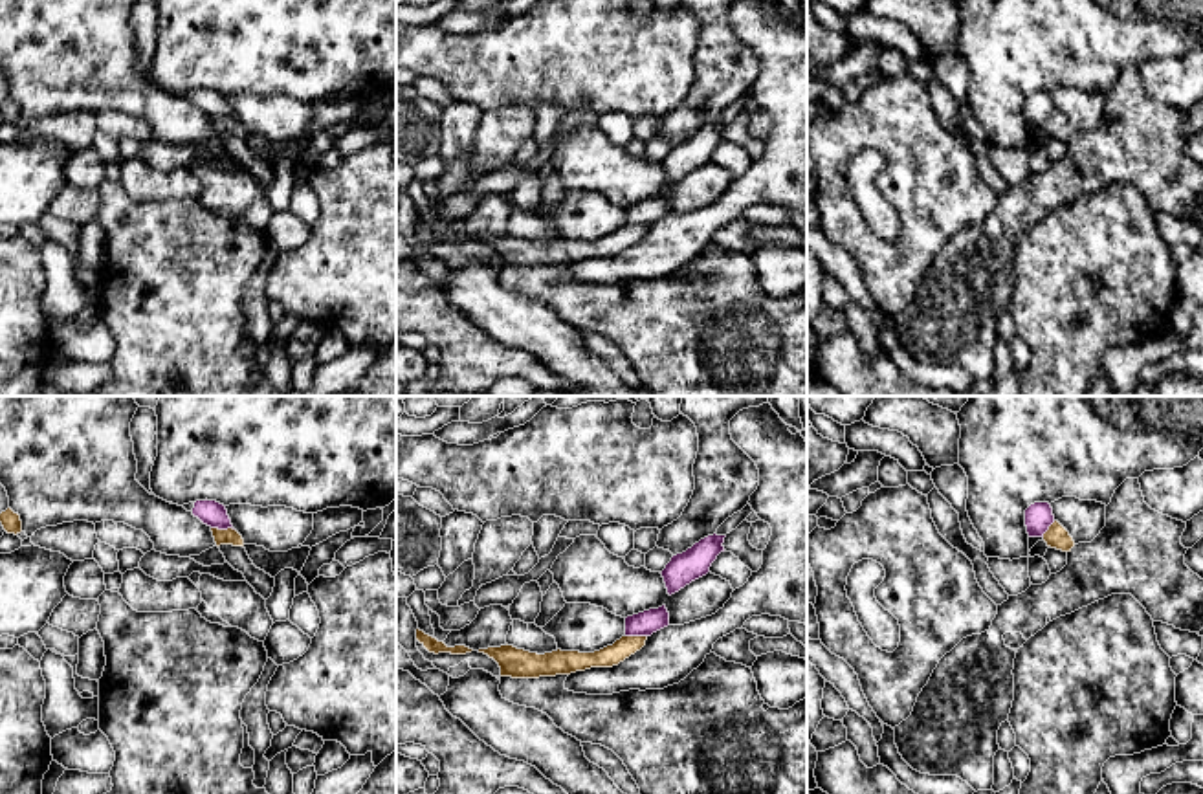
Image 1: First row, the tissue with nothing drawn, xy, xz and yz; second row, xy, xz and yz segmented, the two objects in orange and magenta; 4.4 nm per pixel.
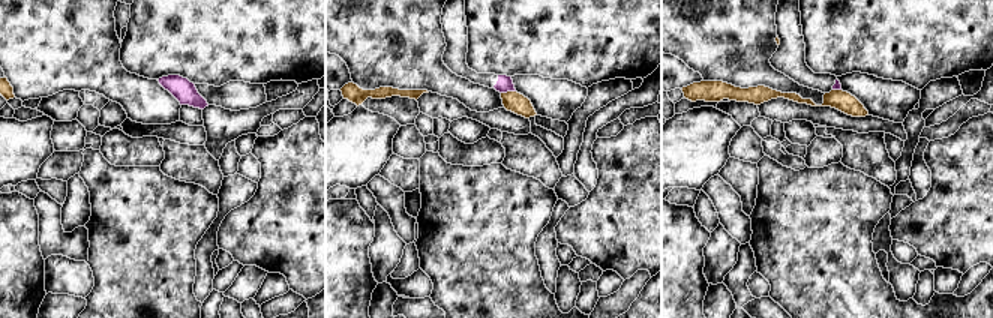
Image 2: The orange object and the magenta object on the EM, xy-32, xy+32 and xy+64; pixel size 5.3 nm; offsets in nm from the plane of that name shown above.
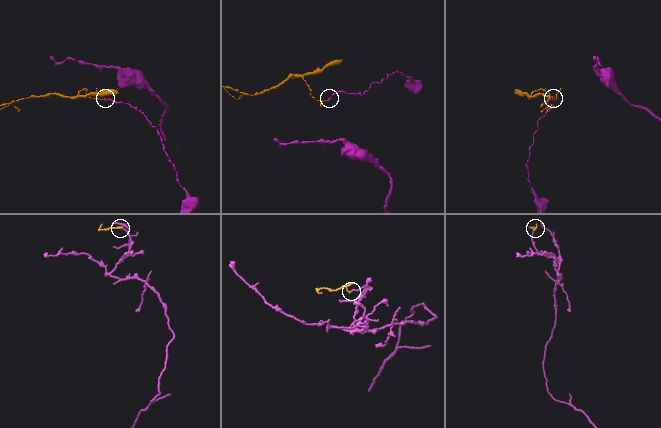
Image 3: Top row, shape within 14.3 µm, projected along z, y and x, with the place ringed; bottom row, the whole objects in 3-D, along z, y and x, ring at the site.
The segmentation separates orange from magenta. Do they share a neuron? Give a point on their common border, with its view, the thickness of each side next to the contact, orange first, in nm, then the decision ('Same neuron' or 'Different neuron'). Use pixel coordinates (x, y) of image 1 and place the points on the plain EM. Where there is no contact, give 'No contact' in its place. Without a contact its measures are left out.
Touches orange at xy (222, 120). Thickness 70 nm (orange) against 120 nm. Different neuron

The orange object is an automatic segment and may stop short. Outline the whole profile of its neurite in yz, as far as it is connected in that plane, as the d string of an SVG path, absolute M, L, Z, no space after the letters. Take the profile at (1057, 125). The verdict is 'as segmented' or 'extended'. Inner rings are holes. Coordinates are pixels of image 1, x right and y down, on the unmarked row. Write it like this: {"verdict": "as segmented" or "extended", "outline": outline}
{"verdict": "as segmented", "outline": "M1054 110L1043 123L1043 130L1047 132L1047 136L1062 141L1071 141L1071 138L1075 136L1073 127L1058 110Z"}

